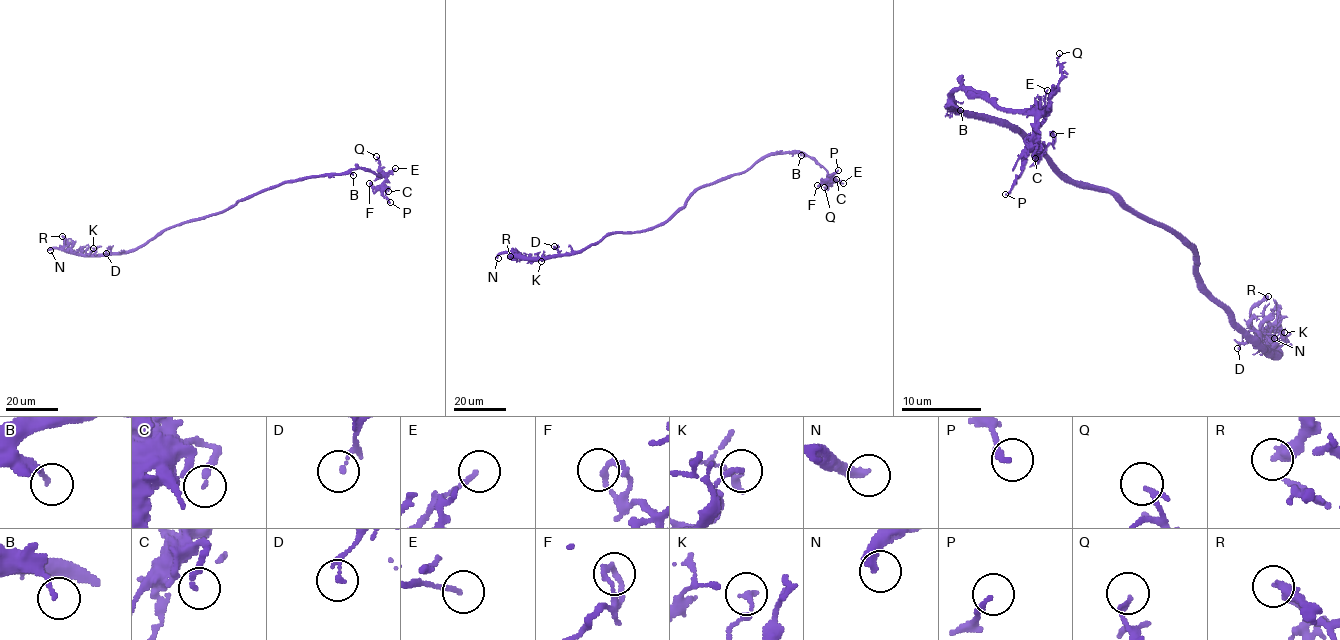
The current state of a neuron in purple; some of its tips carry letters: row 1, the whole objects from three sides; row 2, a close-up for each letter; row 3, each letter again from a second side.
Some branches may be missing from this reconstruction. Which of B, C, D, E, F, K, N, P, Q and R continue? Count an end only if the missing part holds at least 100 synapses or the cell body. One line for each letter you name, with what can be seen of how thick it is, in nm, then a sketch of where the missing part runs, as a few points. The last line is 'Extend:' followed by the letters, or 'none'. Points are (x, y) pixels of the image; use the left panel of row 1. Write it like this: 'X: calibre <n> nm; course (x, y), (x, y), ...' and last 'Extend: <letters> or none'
N: calibre 360 nm; course (50, 250), (29, 254)
Extend: N

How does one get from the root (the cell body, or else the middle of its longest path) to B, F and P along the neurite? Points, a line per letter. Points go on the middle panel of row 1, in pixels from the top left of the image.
B: (684, 205), (699, 189), (743, 173), (766, 156), (791, 152), (801, 155)
F: (684, 205), (699, 189), (743, 173), (772, 154), (802, 152), (813, 158), (833, 179), (817, 185)
P: (684, 205), (699, 189), (743, 173), (772, 154), (805, 153), (833, 179), (831, 175), (838, 170)

